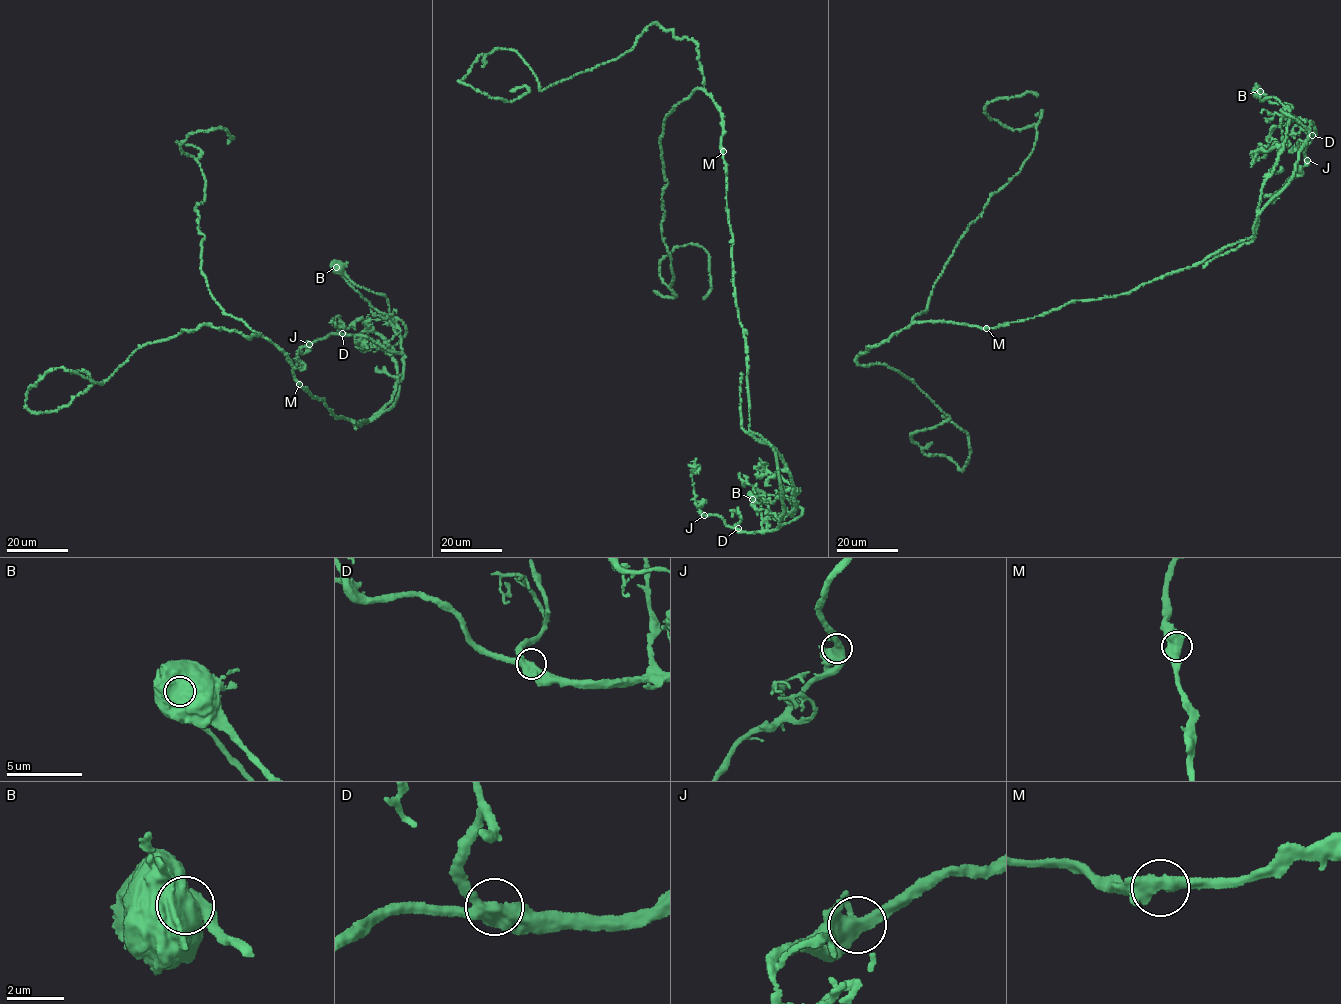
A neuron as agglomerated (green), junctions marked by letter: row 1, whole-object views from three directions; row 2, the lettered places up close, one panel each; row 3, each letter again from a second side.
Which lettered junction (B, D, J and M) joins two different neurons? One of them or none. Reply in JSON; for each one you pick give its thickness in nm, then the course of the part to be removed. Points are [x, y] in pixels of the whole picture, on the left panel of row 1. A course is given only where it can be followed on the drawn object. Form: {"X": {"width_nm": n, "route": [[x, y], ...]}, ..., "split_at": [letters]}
{"B": {"width_nm": 950, "route": [[336, 266], [355, 283], [385, 296], [403, 355], [402, 377], [392, 400], [361, 423], [354, 422], [356, 428]]}, "split_at": ["B"]}

